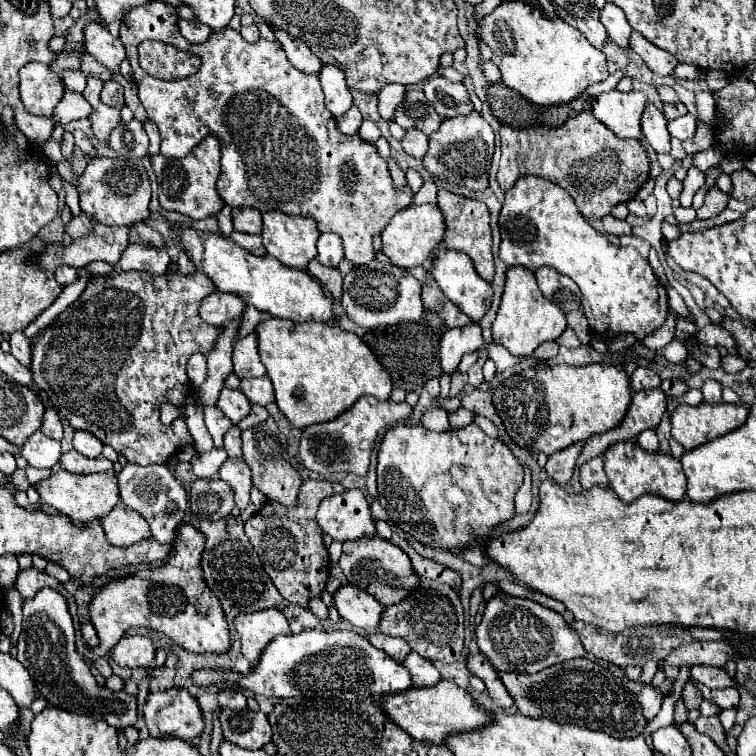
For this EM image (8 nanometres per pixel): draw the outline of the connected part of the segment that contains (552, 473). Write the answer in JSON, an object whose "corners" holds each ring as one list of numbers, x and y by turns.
{"corners":[[585,441,573,443,573,445,553,453,547,459,545,471,547,471,551,481,555,481,557,485,567,485,571,481,571,475,573,475,573,469,575,469,575,461,577,461,577,455,581,453,583,445,585,445]]}

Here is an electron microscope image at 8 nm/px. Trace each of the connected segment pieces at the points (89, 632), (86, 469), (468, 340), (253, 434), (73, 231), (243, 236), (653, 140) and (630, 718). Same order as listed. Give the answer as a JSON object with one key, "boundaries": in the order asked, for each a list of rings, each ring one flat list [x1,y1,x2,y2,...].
{"boundaries":[[[89,621,83,623,81,633,83,633,83,641,85,641,85,645,89,645,89,647,97,647,97,643,99,643,99,639,97,639,97,631,93,629,93,625,91,625]],[[67,451,61,455,59,459,61,469,69,471,69,473,77,473,77,475,87,475,87,473,101,473,101,471,111,471,111,461,107,461,103,455,99,455,97,459,89,459,85,455,81,455,79,451]],[[471,323,463,329,447,329,441,337,441,367,443,373,453,375,457,373,457,365,461,357,469,351,477,351,483,347,483,335,481,327,477,323]],[[269,417,265,423,243,431,243,459,251,469,253,485,267,497,267,501,279,503,283,507,297,505,297,493,301,487,301,477,297,469,289,463,287,455,287,437,279,431,277,423]],[[79,215,79,217,73,217,71,223,65,227,65,233,71,235,73,239,81,239,85,235,89,235,93,231,93,225,89,223,89,219,85,219,85,215]],[[233,231,233,233,231,233,231,239,233,239,239,247,247,249,249,253,253,253,253,255,257,255,257,257,263,257,263,255,265,255,265,247,261,245,261,237,259,237,259,235,247,235,247,233]],[[647,103,643,111,641,129,643,129,643,137,657,153,669,153,671,143,669,143,669,131,667,131,667,119,653,103]],[[569,659,535,675,499,671,499,677,513,697,519,713,527,717,547,717,557,723,571,723,593,731,603,731,619,739,633,739,641,735,649,723,623,679,591,659]]]}

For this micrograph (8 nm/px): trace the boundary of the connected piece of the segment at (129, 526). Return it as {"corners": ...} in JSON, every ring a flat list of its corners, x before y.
{"corners":[[117,503,117,507,113,507,105,519,101,519,101,525,105,529,107,541,115,547,131,547,151,537,149,523,125,503]]}

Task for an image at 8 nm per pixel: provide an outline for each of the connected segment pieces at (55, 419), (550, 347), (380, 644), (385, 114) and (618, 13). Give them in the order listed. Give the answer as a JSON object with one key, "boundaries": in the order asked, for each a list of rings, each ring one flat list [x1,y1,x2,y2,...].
{"boundaries":[[[47,407,45,415,43,415,43,425,41,425,41,431,51,437,51,439,61,439,63,437,63,425,61,425,61,419,57,415,57,409,55,407]],[[548,341,543,343,533,355,537,357,537,359,543,359,543,361,549,361,549,359,553,359,555,355,557,355,559,349,559,345,556,341]],[[373,633,367,637,371,641,373,647,385,651,391,659,395,659,397,663,403,663,403,659,411,653,411,645,401,639,401,637,389,637,389,635,379,635,379,633]],[[385,85,377,97,379,97,379,115,385,119,385,121,393,121,395,117,395,109,405,101,405,93,407,89,403,85]],[[605,3,605,7,601,9,601,23,605,25,611,41,615,41,621,47,627,47,627,41,633,29,627,23,625,13,621,9,617,9,613,3]]]}

